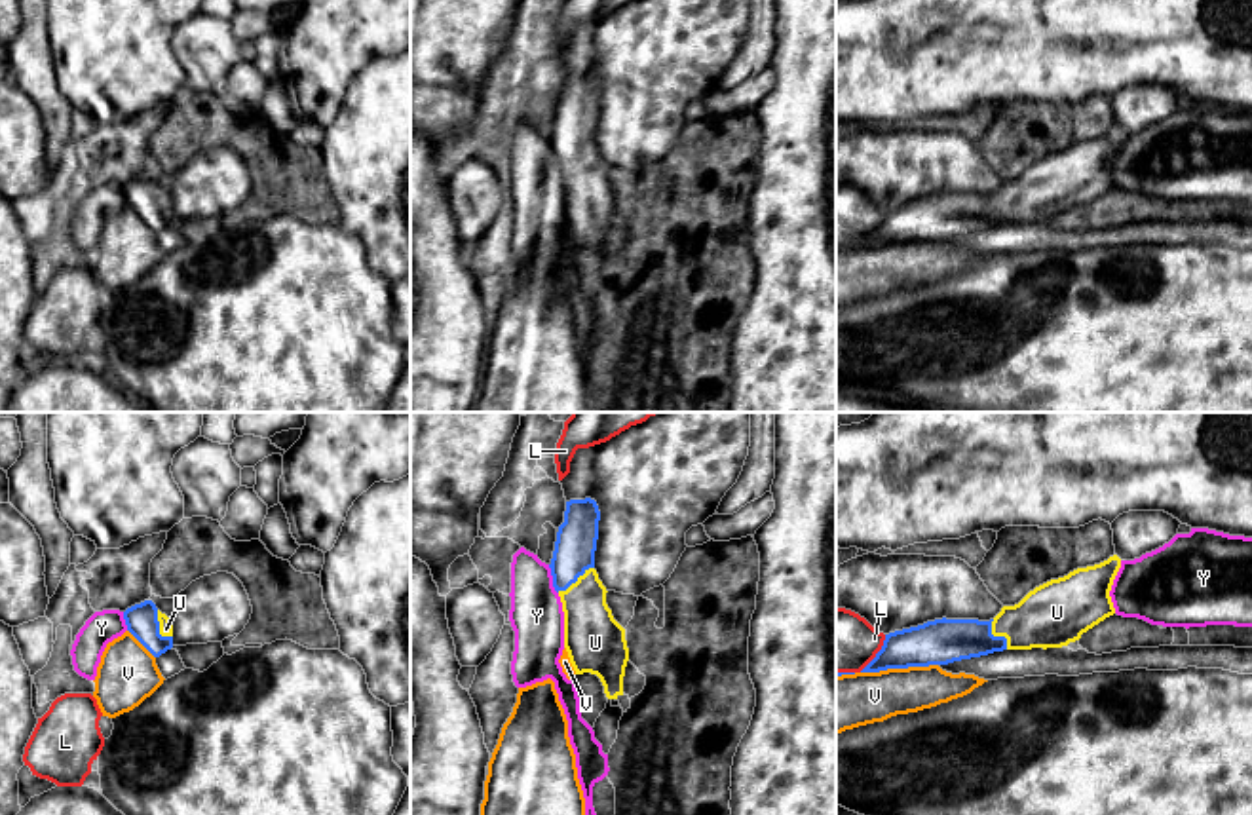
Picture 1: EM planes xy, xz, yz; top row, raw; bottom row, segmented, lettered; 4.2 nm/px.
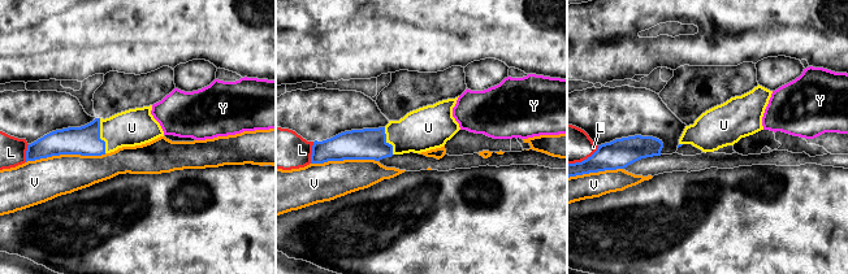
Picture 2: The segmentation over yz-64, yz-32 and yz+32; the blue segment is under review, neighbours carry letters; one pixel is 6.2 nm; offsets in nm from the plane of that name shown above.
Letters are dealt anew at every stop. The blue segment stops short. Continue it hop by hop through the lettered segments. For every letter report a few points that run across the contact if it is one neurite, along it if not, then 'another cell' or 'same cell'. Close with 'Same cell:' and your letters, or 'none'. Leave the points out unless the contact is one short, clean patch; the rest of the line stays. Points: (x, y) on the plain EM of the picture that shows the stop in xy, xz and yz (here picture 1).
L: another cell
U: line xz (576, 114), (574, 156), (584, 171), (591, 209); same cell
V: another cell
Y: another cell
Same cell: U

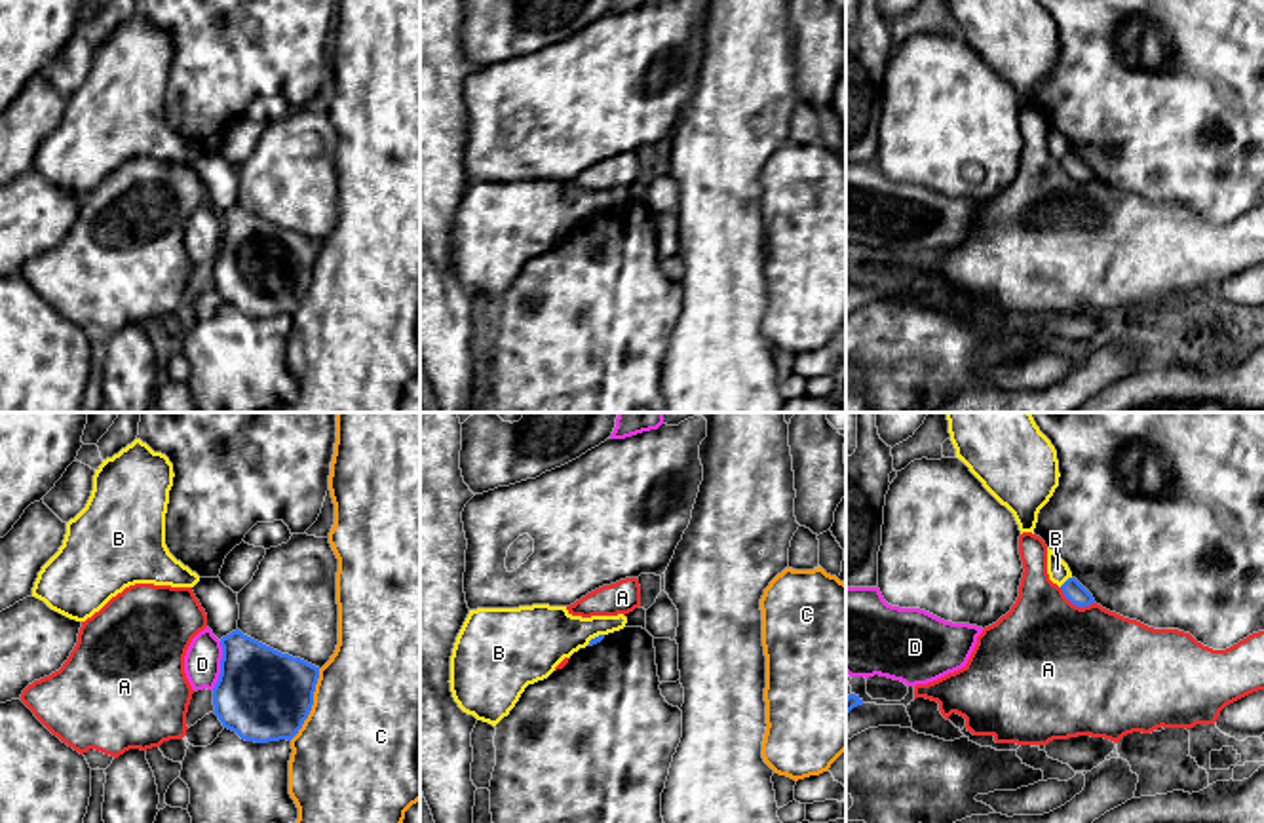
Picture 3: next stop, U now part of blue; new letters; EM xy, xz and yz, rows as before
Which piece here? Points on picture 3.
A: line yz (1059, 162), (1080, 181), (1093, 177); another cell
B: line yz (1071, 151), (1059, 160); another cell
C: another cell
D: another cell
Same cell: none

